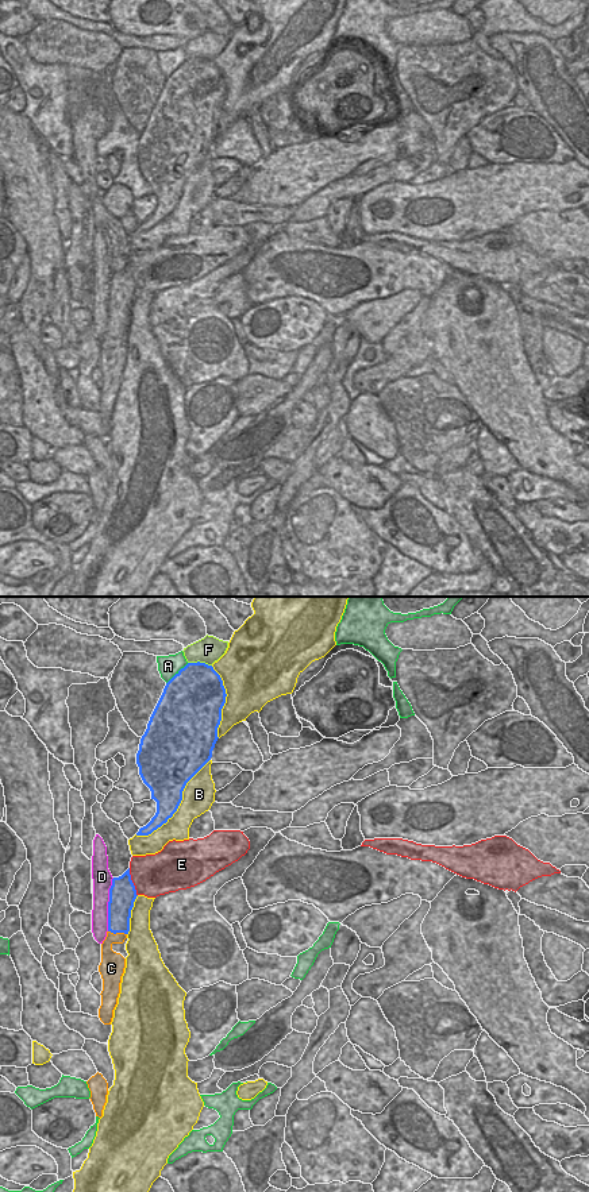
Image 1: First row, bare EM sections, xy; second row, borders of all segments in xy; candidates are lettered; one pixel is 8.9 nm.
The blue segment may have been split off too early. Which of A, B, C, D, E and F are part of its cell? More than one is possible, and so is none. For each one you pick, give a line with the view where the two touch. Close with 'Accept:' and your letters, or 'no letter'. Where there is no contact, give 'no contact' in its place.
C: meets blue in xy
Accept: C

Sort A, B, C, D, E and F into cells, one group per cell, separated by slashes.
A / B / C / D / E / F

